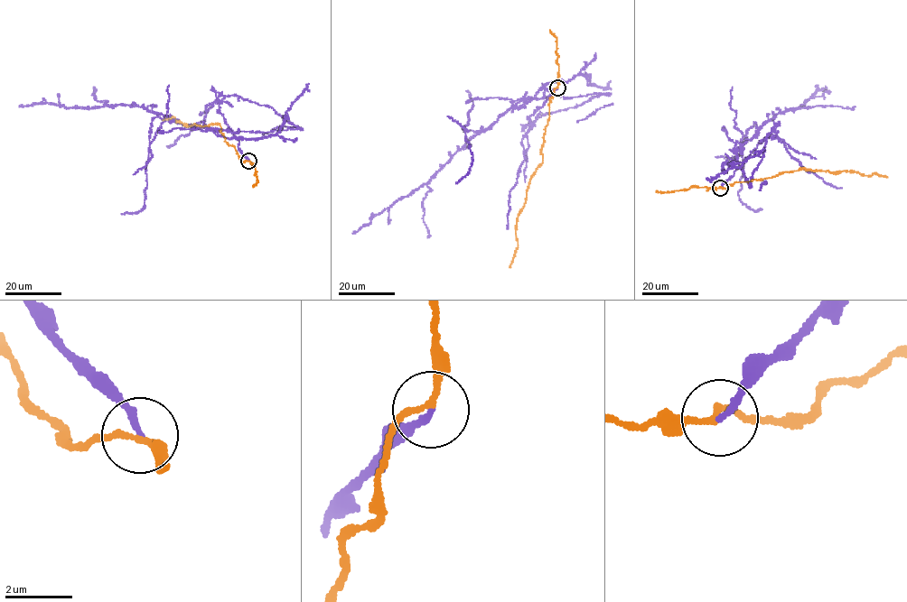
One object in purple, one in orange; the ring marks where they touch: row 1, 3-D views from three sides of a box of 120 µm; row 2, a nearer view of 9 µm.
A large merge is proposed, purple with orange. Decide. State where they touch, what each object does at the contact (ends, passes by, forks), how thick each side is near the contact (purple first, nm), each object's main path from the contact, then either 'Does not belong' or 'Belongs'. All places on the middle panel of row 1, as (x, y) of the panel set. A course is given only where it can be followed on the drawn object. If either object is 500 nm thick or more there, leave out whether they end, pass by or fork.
Place: (557, 87). At the ring purple ends. At the ring orange passes by. Thickness 200 nm (purple) against 170 nm. Course of purple: (557, 87), (523, 127), (546, 115), (611, 94), (520, 100), (473, 135), (427, 183), (399, 198), (352, 234). Course of orange: (557, 87), (550, 98), (542, 163), (530, 179), (517, 217), (516, 251), (509, 267). Does not belong

